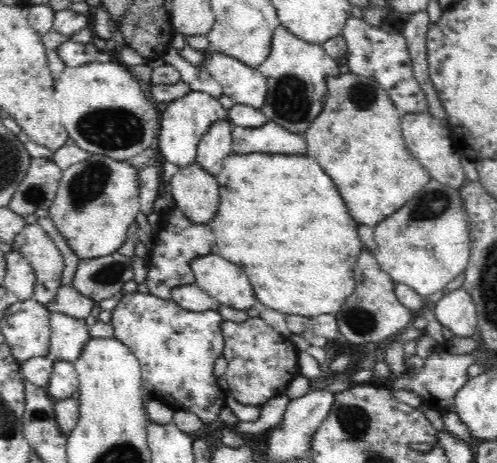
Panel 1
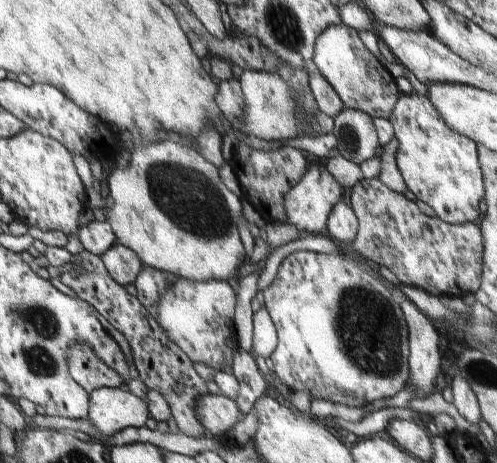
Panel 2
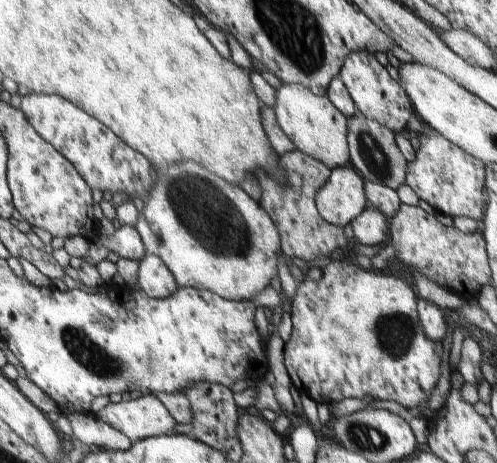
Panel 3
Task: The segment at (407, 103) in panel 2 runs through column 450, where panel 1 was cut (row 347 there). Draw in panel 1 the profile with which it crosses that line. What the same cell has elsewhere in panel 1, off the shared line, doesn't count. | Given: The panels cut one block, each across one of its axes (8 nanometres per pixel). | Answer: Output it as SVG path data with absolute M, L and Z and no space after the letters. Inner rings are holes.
M124 294L116 310L112 310L112 326L118 342L130 348L140 362L142 386L146 394L158 398L174 412L194 412L204 424L218 420L220 408L226 404L216 376L214 362L224 356L224 318L214 310L192 312L174 300L162 300L152 294Z

